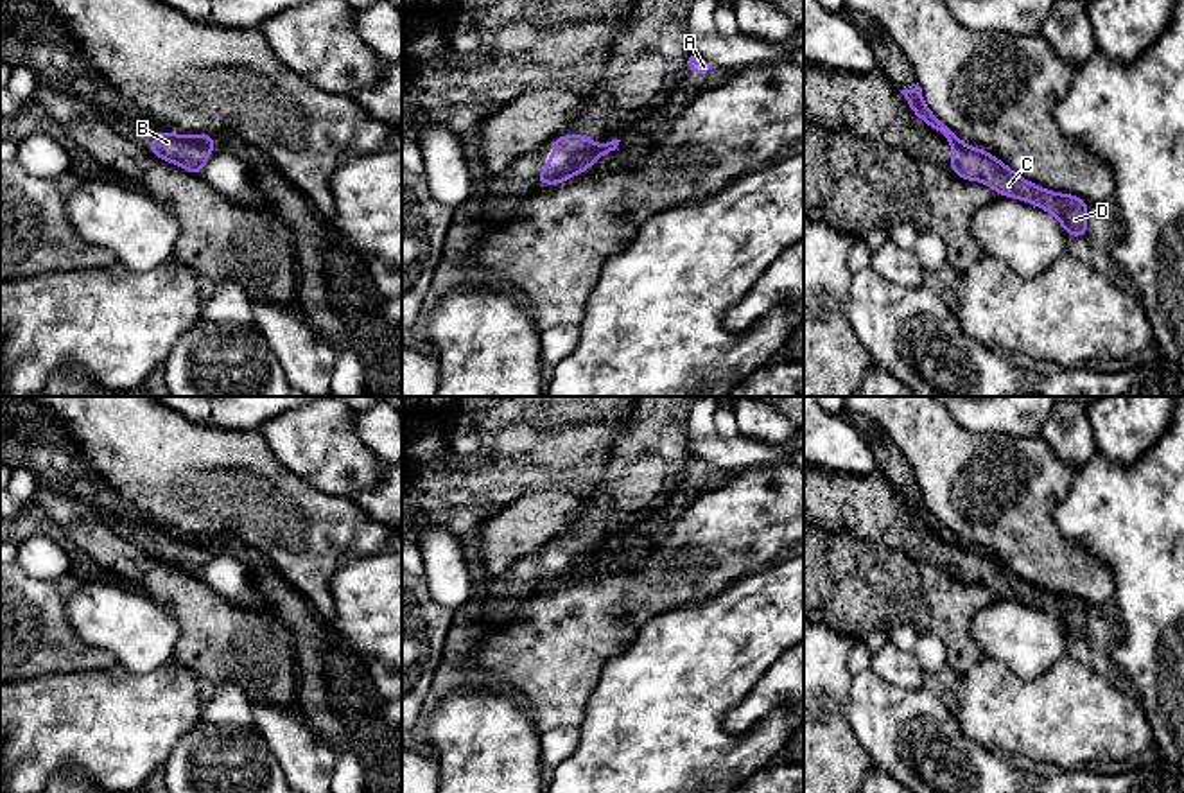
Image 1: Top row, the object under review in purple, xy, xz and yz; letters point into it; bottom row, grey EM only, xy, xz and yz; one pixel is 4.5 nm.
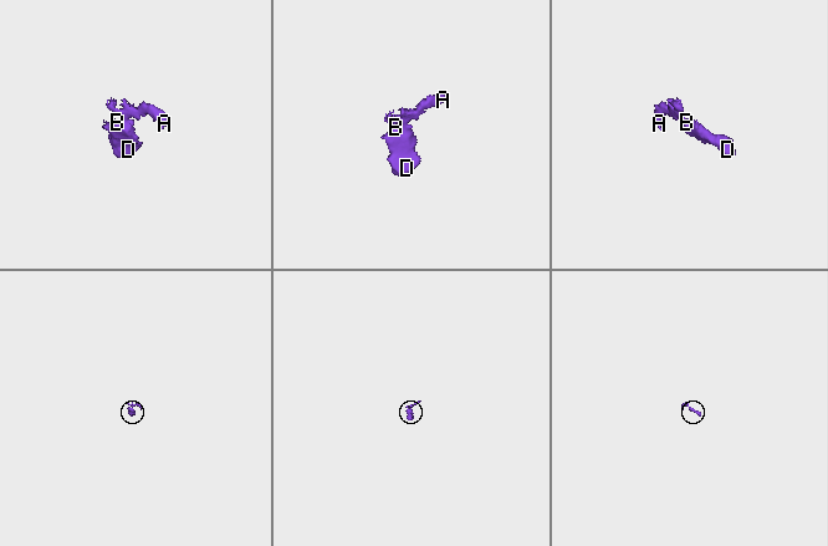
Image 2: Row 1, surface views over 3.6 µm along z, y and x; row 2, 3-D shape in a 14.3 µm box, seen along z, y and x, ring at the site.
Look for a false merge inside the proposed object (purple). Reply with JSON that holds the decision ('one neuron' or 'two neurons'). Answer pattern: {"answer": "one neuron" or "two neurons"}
{"answer": "two neurons"}

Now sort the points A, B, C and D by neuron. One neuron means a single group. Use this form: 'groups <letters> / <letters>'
groups A / B C D

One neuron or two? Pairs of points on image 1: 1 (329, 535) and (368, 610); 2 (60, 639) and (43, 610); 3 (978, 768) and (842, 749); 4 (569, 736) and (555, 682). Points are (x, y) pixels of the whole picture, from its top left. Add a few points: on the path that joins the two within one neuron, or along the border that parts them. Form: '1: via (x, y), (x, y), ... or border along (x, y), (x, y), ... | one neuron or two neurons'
1: border along (377, 551), (345, 564), (330, 578), (334, 607) | two neurons
2: via (52, 632), (43, 623), (43, 618) | one neuron
3: border along (847, 714), (856, 740), (874, 766) | two neurons
4: border along (580, 725), (555, 725), (540, 734) | two neurons

